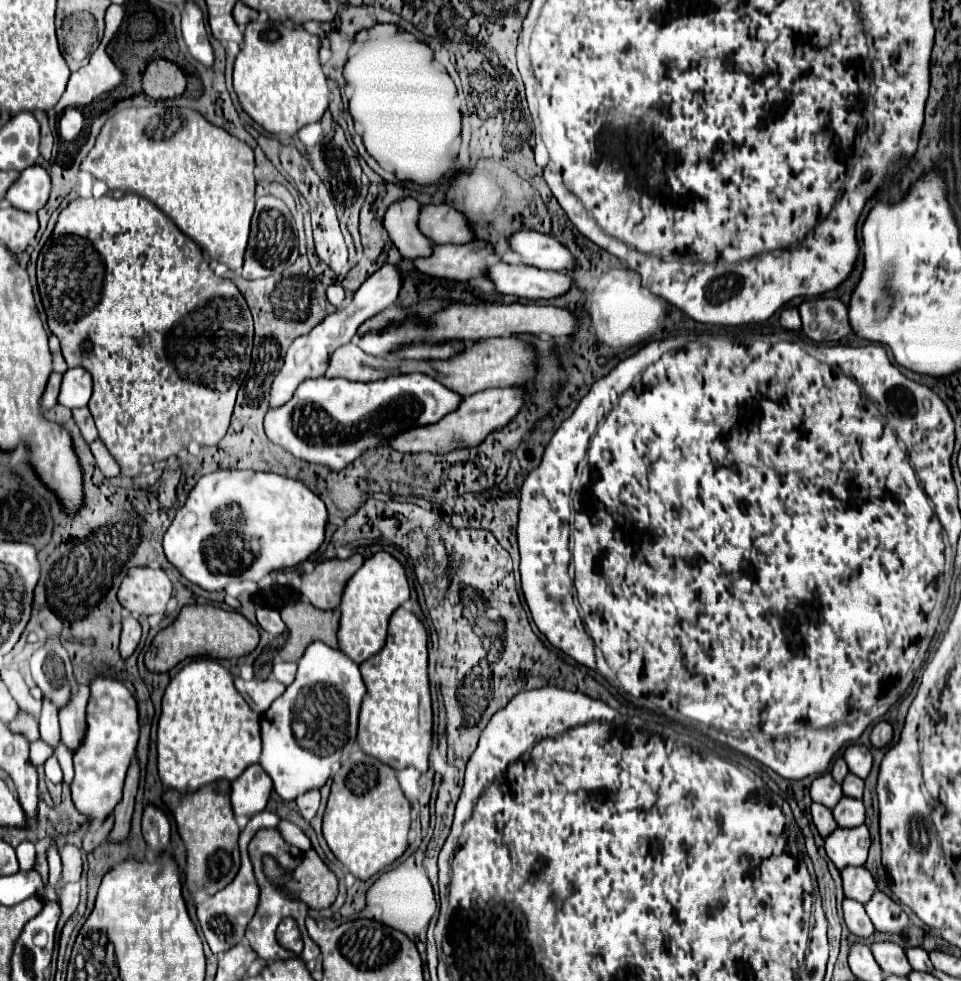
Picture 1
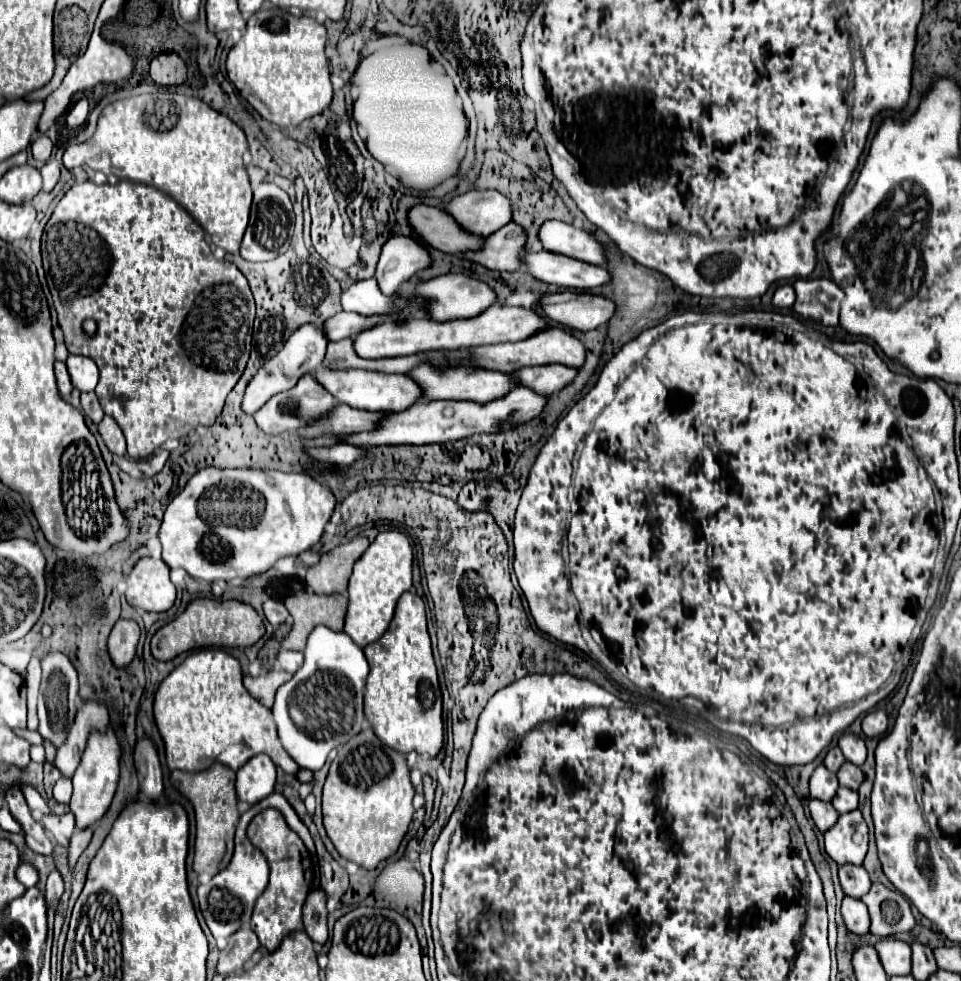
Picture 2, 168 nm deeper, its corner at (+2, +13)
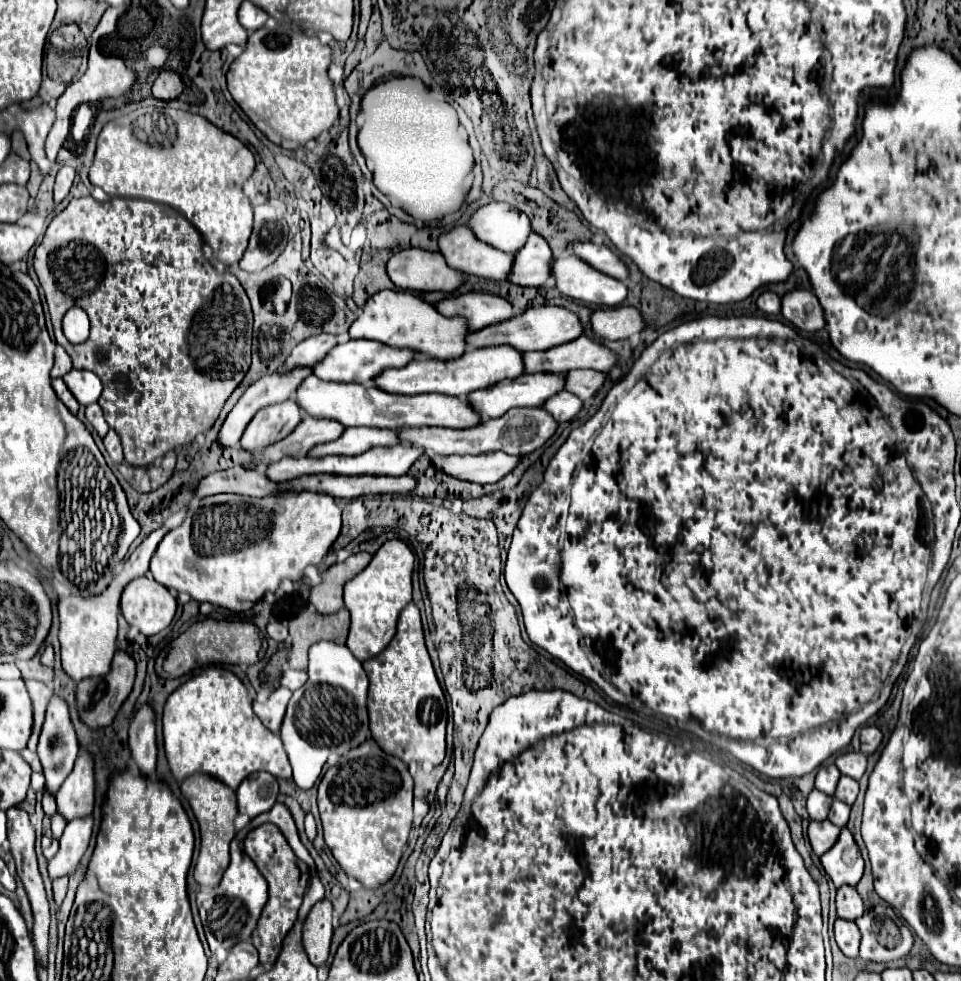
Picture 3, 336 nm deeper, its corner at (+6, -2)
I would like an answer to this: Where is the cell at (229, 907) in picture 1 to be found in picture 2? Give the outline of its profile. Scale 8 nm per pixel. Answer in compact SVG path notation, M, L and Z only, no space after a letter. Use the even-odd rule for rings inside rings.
M272 792L270 796L260 800L258 804L250 806L250 810L242 814L242 818L240 818L240 822L236 826L236 850L234 850L234 856L230 860L230 866L226 870L222 870L220 874L216 874L206 884L198 886L200 910L202 910L202 916L204 916L204 920L206 920L206 924L208 924L208 928L210 928L214 938L228 938L240 928L250 928L250 916L252 916L252 910L254 910L254 902L256 902L256 898L262 894L262 890L268 884L268 864L266 864L264 858L260 858L260 850L256 850L250 844L250 840L246 840L246 826L250 824L252 816L258 814L260 810L264 810L264 808L278 808L282 812L282 816L290 822L290 826L294 826L294 832L300 834L300 838L304 840L306 848L312 854L316 852L308 828L302 824L302 820L298 818L294 808L288 804L288 800L282 794Z

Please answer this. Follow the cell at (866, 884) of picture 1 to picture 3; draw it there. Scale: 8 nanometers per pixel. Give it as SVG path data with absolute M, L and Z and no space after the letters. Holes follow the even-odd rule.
M840 887L838 893L836 893L836 911L838 911L838 917L840 919L858 919L862 913L864 913L864 905L862 905L862 899L860 895L856 893L854 887Z

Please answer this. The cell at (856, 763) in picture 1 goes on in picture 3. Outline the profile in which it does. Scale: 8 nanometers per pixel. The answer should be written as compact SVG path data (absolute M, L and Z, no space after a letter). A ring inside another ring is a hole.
M842 753L836 757L836 767L840 769L842 775L848 775L856 781L860 781L860 777L866 771L866 755L864 753Z

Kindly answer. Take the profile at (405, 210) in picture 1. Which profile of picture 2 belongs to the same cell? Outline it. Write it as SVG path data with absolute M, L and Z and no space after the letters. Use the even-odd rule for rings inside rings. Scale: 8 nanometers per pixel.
M418 204L410 208L408 214L410 228L432 248L448 254L458 254L466 250L478 250L482 236L468 234L458 226L458 222L440 208Z

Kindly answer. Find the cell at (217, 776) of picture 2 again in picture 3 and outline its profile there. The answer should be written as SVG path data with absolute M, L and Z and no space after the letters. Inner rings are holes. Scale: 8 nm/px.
M194 773L188 779L184 779L184 783L180 785L182 795L188 799L198 823L200 823L200 855L194 867L194 879L200 885L206 887L216 887L222 881L222 875L228 867L230 855L228 855L228 845L232 841L232 837L236 835L234 829L234 817L238 815L236 809L236 793L234 789L226 787L222 781L210 777L210 775L202 775L202 773Z

